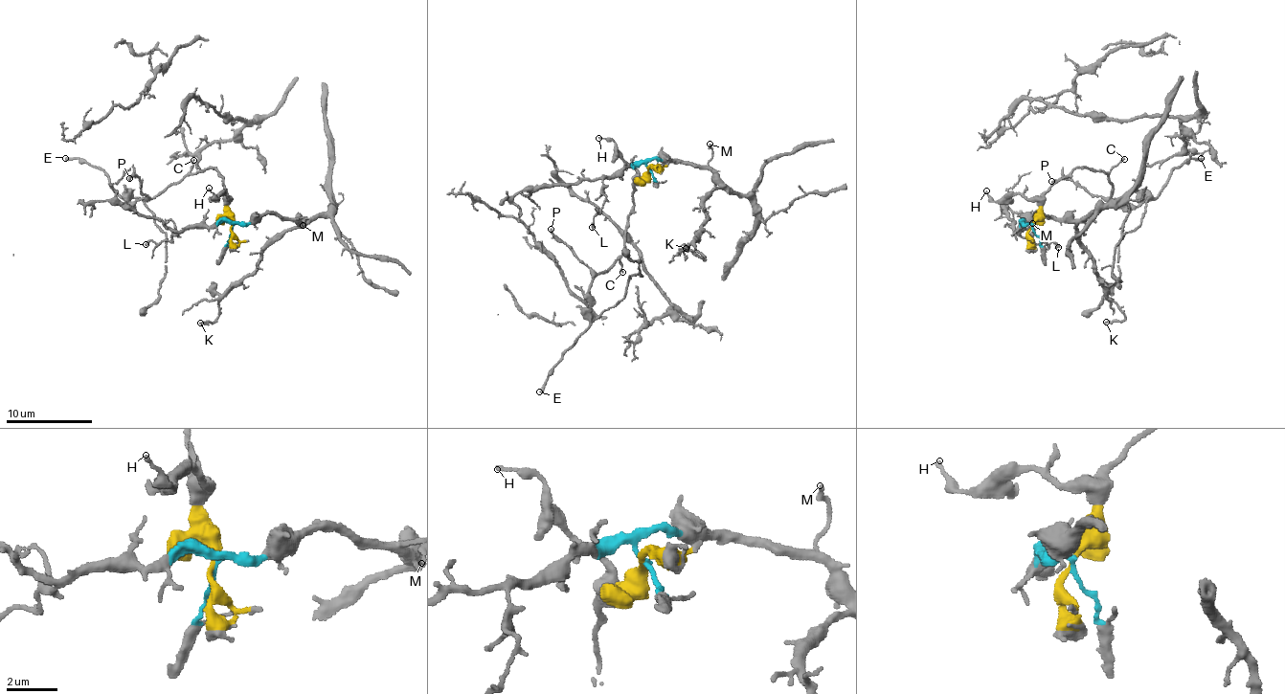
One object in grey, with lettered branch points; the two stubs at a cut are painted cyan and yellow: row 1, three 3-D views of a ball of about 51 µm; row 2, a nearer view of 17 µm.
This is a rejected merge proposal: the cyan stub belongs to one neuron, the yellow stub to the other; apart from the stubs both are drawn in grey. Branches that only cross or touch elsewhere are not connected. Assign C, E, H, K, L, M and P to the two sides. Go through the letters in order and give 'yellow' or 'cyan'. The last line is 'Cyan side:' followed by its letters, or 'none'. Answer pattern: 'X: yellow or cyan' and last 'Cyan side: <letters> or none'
C: yellow
E: yellow
H: yellow
K: cyan
L: cyan
M: cyan
P: yellow
Cyan side: K, L, M

